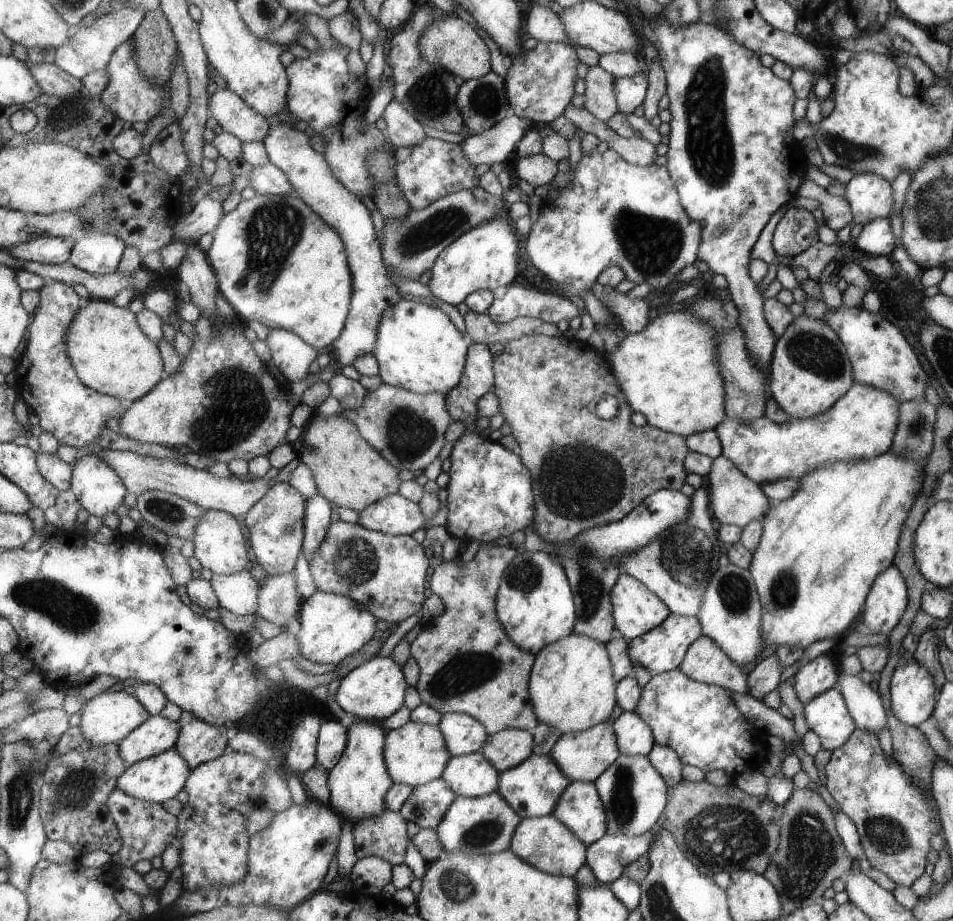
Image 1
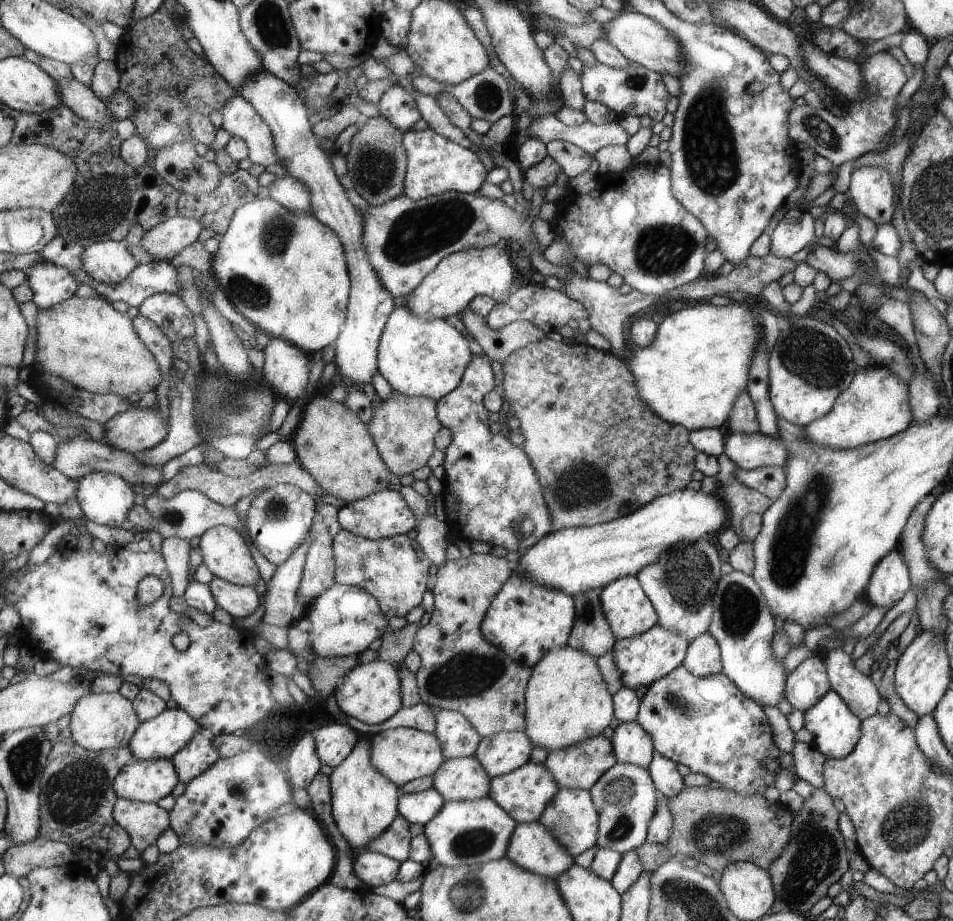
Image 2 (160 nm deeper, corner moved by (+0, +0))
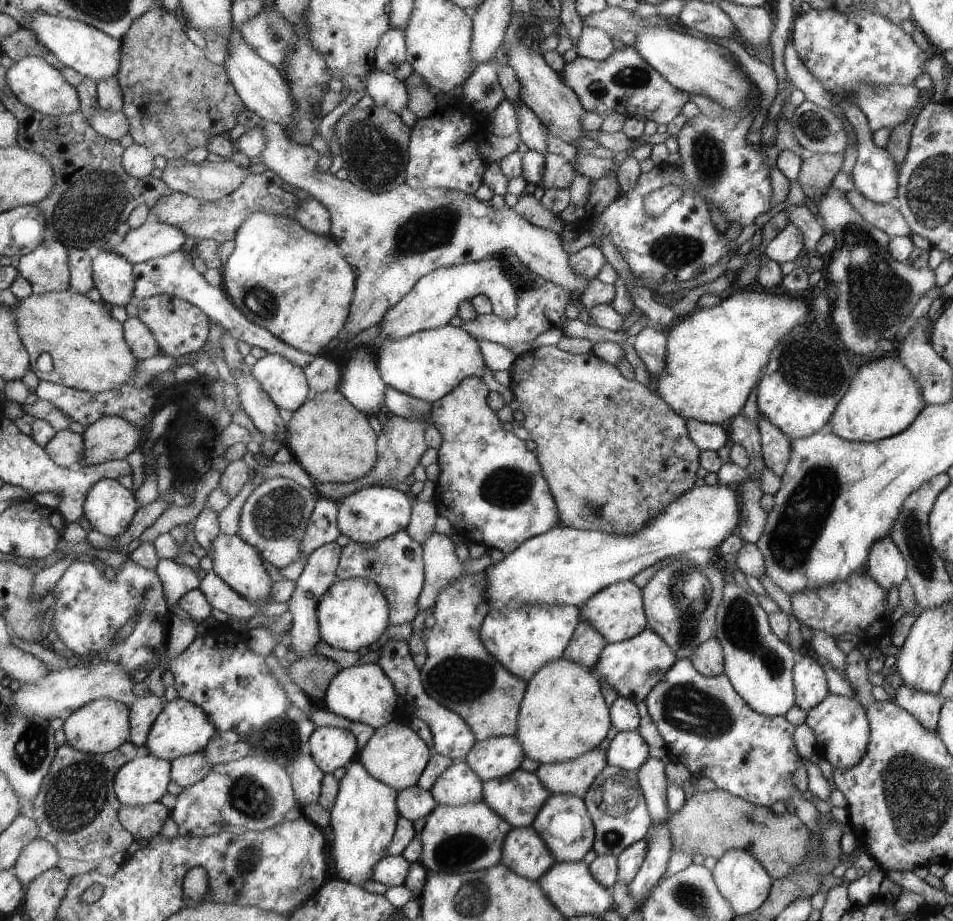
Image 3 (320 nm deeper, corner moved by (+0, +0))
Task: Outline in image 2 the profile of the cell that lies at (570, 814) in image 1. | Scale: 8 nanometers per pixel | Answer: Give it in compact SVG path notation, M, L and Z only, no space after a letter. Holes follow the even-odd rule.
M560 789L553 796L548 806L541 812L539 821L545 825L553 837L568 850L572 857L595 846L596 832L598 827L599 813L592 803L592 797L586 790L581 789Z

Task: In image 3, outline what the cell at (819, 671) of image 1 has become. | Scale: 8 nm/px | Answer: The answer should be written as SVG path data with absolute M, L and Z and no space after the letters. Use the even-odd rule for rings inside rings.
M811 656L796 658L792 666L792 680L795 688L795 701L799 708L808 711L827 696L827 678L822 666Z

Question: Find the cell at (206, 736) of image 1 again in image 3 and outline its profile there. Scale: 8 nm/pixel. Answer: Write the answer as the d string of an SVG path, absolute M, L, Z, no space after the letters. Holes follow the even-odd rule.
M204 752L180 756L172 761L172 780L183 789L201 782L212 771L213 764L207 760Z

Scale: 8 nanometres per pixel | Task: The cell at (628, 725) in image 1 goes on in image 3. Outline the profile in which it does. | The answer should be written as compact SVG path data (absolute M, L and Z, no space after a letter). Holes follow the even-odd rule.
M638 731L618 732L607 746L607 764L636 771L648 758L648 747Z

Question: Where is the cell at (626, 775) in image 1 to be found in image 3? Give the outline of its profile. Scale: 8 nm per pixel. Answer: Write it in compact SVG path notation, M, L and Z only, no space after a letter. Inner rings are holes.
M613 765L606 766L596 776L596 780L582 799L587 805L595 828L595 842L592 844L592 850L597 855L616 857L630 844L643 839L653 824L636 771L626 771Z

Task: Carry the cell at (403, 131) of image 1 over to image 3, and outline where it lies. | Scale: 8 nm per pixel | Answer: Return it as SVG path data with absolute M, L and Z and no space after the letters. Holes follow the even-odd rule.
M375 69L365 78L365 90L375 104L383 105L399 113L409 107L410 94L405 81L397 79L393 73Z

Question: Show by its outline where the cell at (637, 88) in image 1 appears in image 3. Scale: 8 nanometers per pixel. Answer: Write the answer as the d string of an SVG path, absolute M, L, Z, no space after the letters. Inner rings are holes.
M633 45L615 49L602 61L575 57L557 74L568 89L573 89L585 110L600 115L617 112L625 118L639 117L644 121L653 120L655 124L667 124L688 101L688 92L669 84Z

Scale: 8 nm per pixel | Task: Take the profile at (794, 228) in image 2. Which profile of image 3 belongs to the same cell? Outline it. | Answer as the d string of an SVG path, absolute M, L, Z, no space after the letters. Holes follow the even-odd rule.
M792 224L785 227L765 246L763 255L778 265L788 265L804 246L801 231Z

